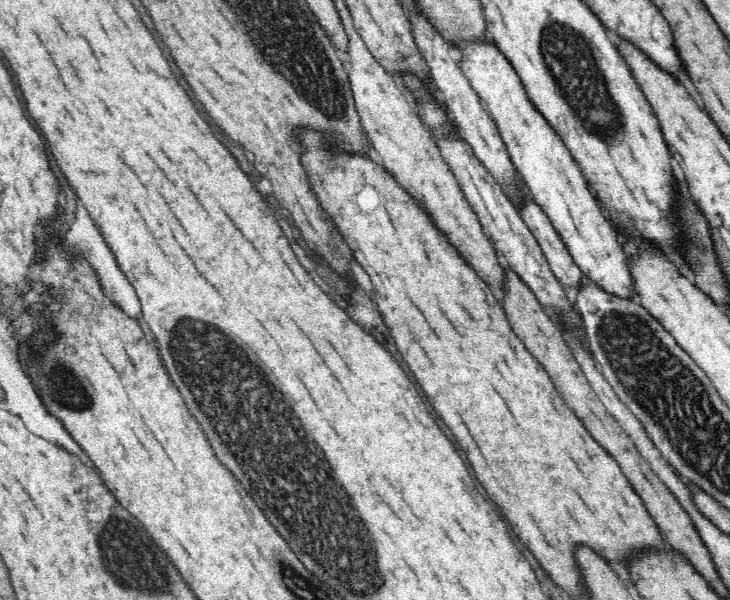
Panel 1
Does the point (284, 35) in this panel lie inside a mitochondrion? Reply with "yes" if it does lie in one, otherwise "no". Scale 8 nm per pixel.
yes

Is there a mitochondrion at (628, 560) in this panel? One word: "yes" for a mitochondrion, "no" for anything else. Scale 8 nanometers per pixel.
no

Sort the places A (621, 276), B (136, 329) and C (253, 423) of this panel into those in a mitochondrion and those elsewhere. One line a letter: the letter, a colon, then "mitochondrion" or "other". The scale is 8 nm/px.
A: other
B: other
C: mitochondrion

